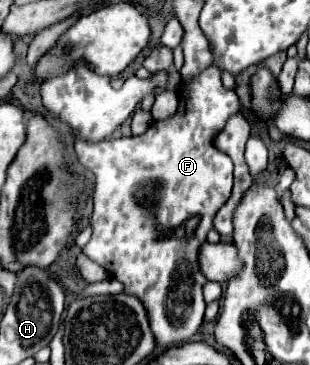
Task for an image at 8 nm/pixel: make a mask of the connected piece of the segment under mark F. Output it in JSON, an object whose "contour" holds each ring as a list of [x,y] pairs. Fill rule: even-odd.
{"contour":[[[208,67],[192,77],[188,83],[178,87],[176,113],[164,121],[154,121],[146,129],[146,133],[122,139],[106,139],[100,143],[76,141],[74,145],[78,161],[96,177],[92,195],[94,213],[90,217],[92,237],[82,253],[98,265],[106,267],[118,281],[122,281],[124,293],[136,295],[144,301],[154,337],[160,345],[164,345],[164,349],[192,337],[204,317],[206,303],[202,297],[202,285],[206,283],[206,279],[196,265],[196,253],[198,247],[204,243],[206,233],[212,229],[214,215],[228,201],[232,189],[232,161],[226,153],[214,147],[214,137],[224,129],[228,117],[238,111],[238,95],[222,85],[220,71],[216,67]],[[140,189],[160,189],[160,205],[156,205],[156,209],[150,209],[154,207],[154,195],[150,197],[152,201],[148,205],[148,193],[136,197]],[[192,217],[198,219],[198,225],[190,237],[184,237],[182,227]]]}

